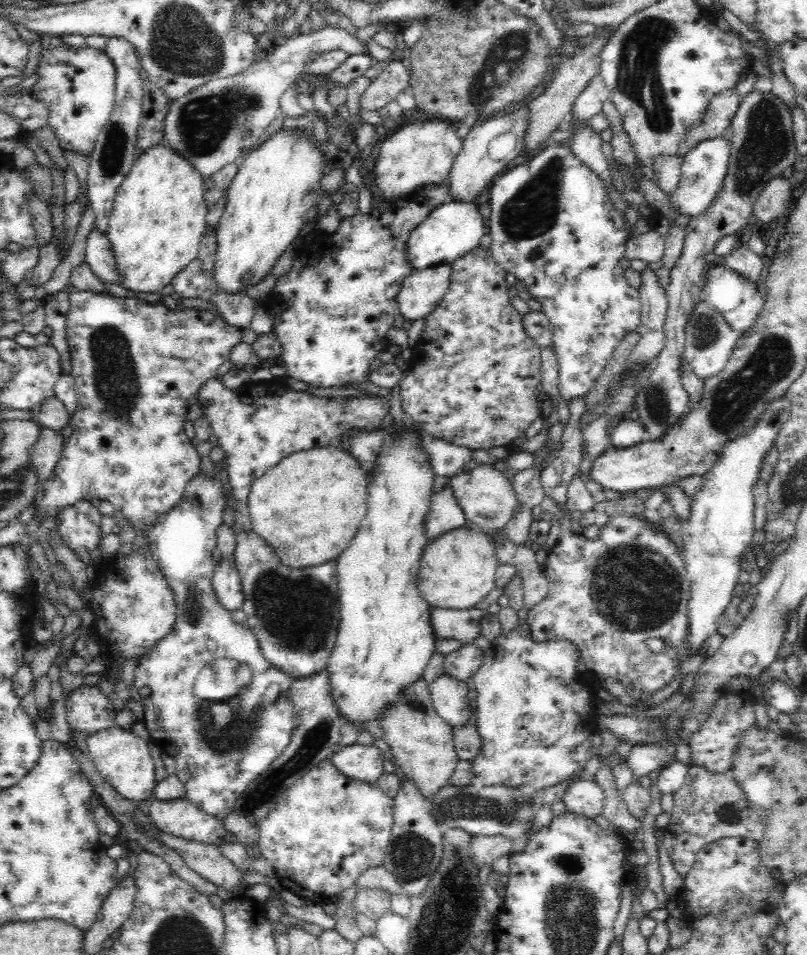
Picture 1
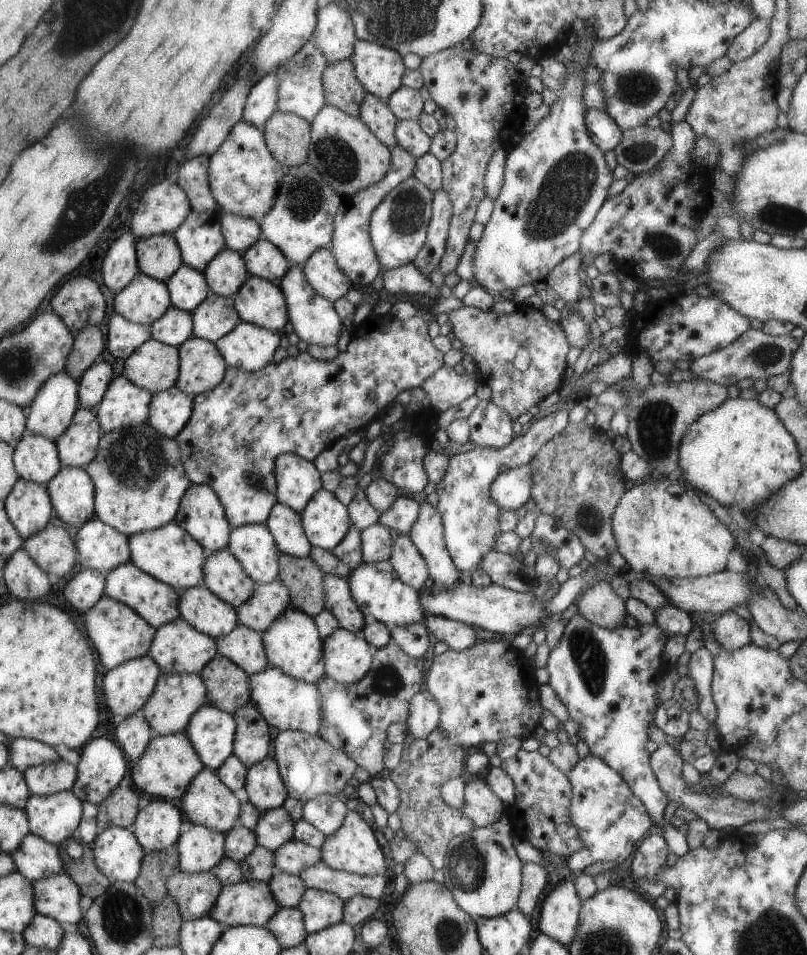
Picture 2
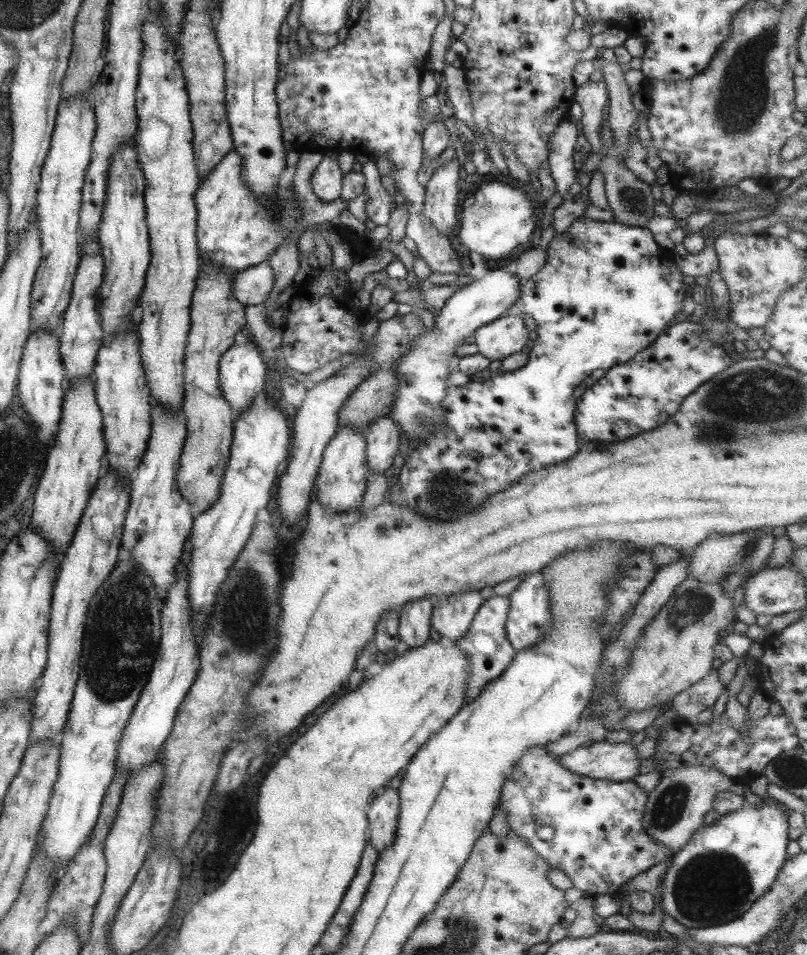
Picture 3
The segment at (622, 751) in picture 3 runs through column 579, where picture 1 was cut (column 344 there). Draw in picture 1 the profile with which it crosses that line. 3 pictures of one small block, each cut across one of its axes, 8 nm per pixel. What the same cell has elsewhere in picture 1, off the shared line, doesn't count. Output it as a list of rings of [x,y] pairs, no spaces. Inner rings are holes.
[[[354,743],[329,756],[332,766],[352,780],[374,783],[383,773],[382,761],[387,756],[373,745]]]

